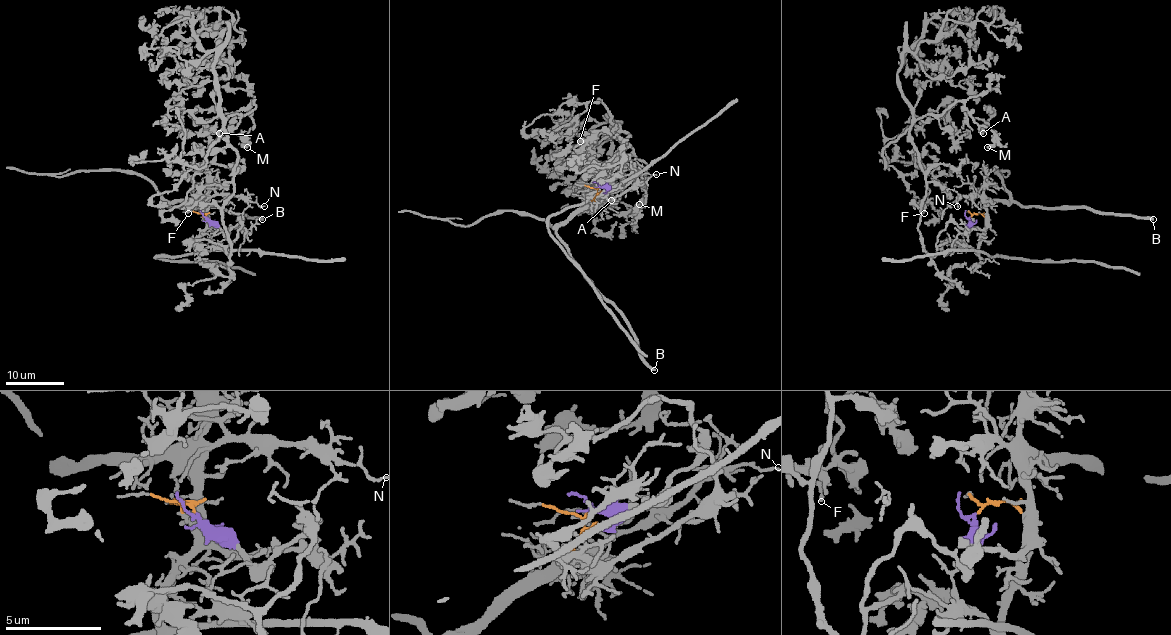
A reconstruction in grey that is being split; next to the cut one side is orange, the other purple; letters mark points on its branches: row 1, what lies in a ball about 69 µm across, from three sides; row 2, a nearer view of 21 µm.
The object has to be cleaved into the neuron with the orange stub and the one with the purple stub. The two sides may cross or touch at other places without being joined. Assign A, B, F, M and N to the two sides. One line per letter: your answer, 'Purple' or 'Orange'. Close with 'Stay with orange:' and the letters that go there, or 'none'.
A: Purple
B: Orange
F: Purple
M: Purple
N: Orange
Stay with orange: B, N

